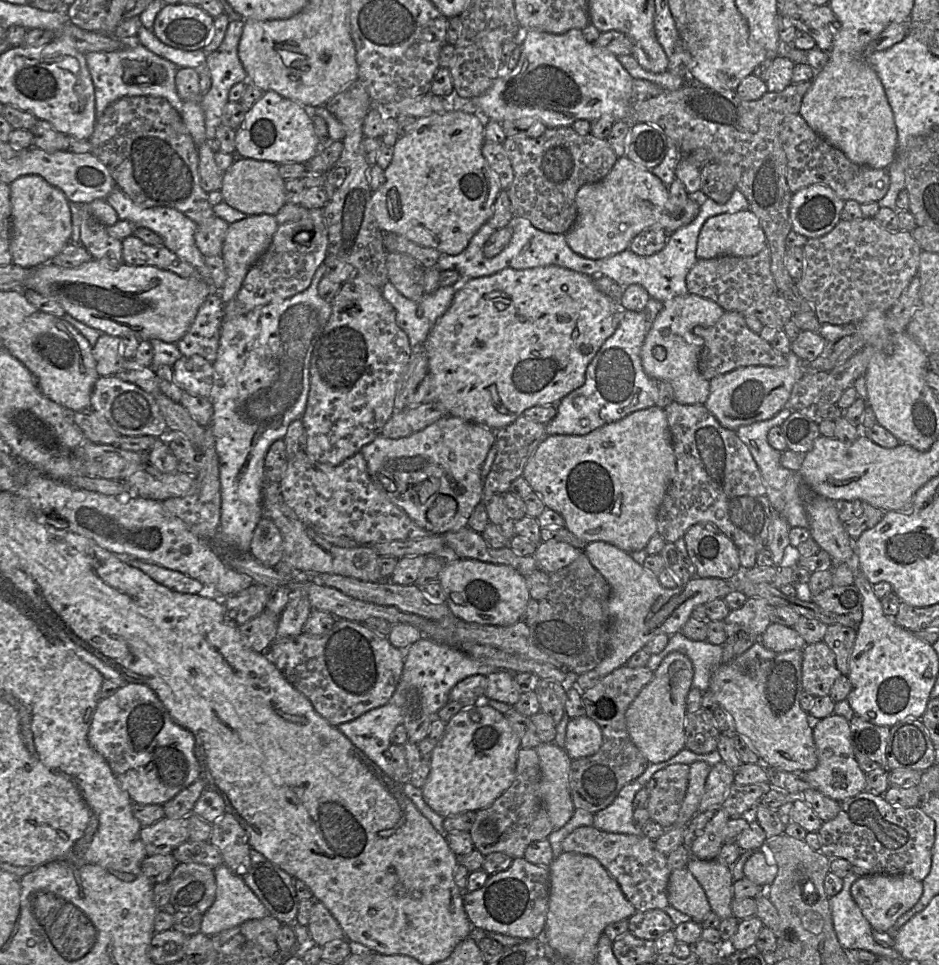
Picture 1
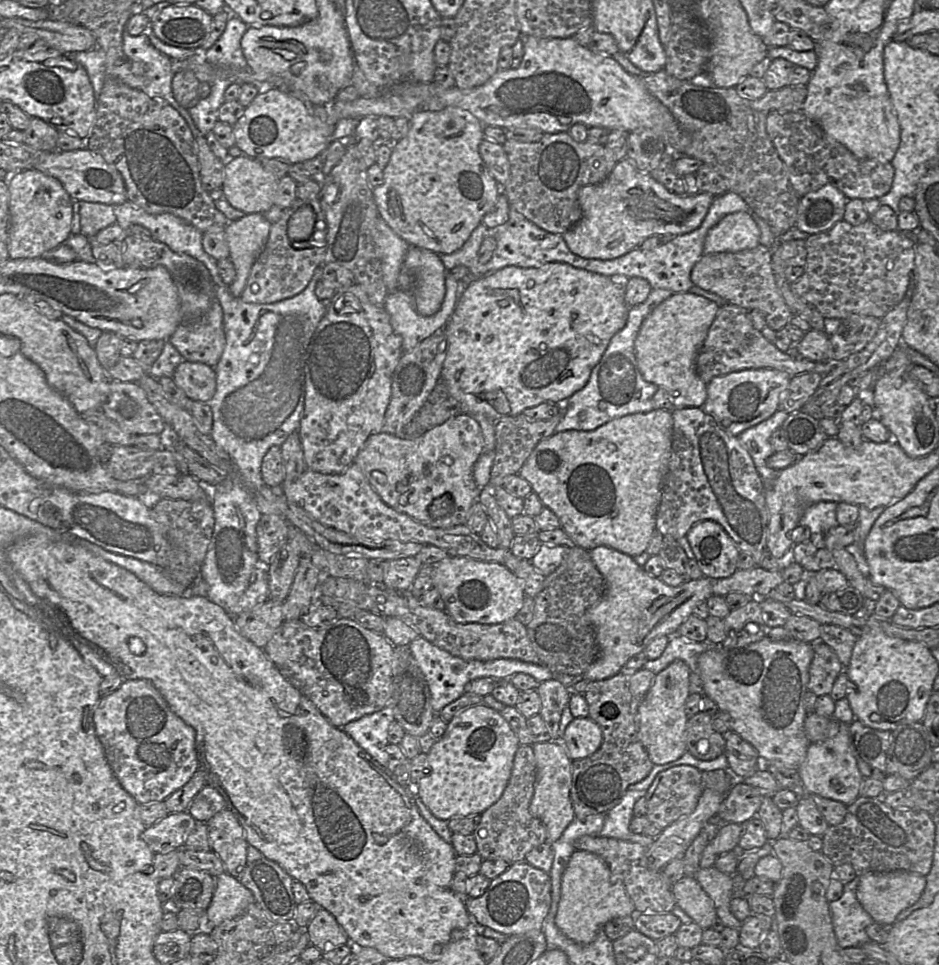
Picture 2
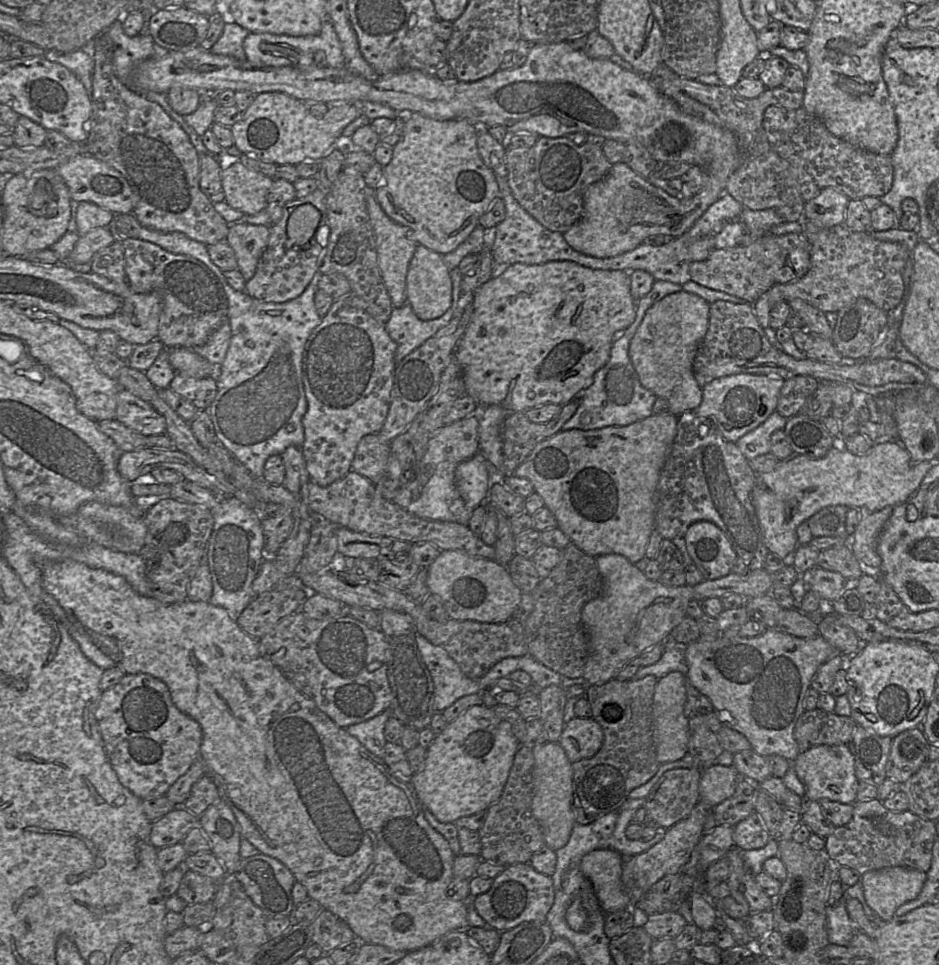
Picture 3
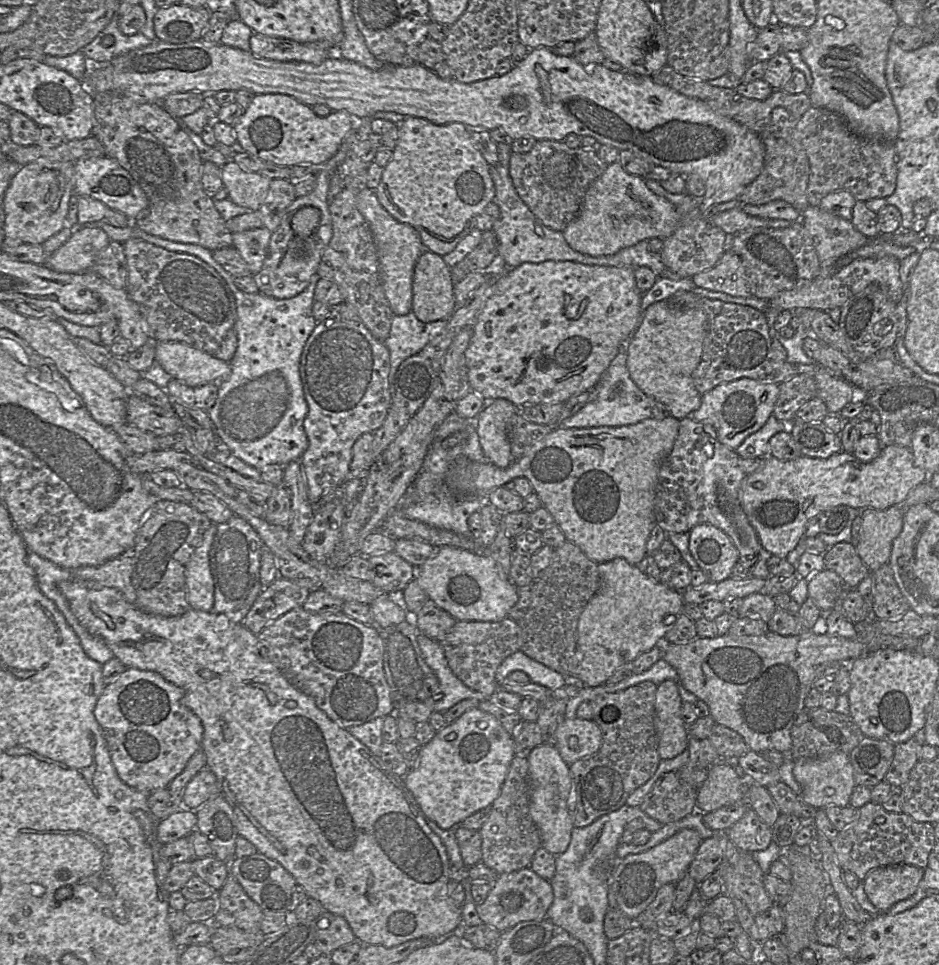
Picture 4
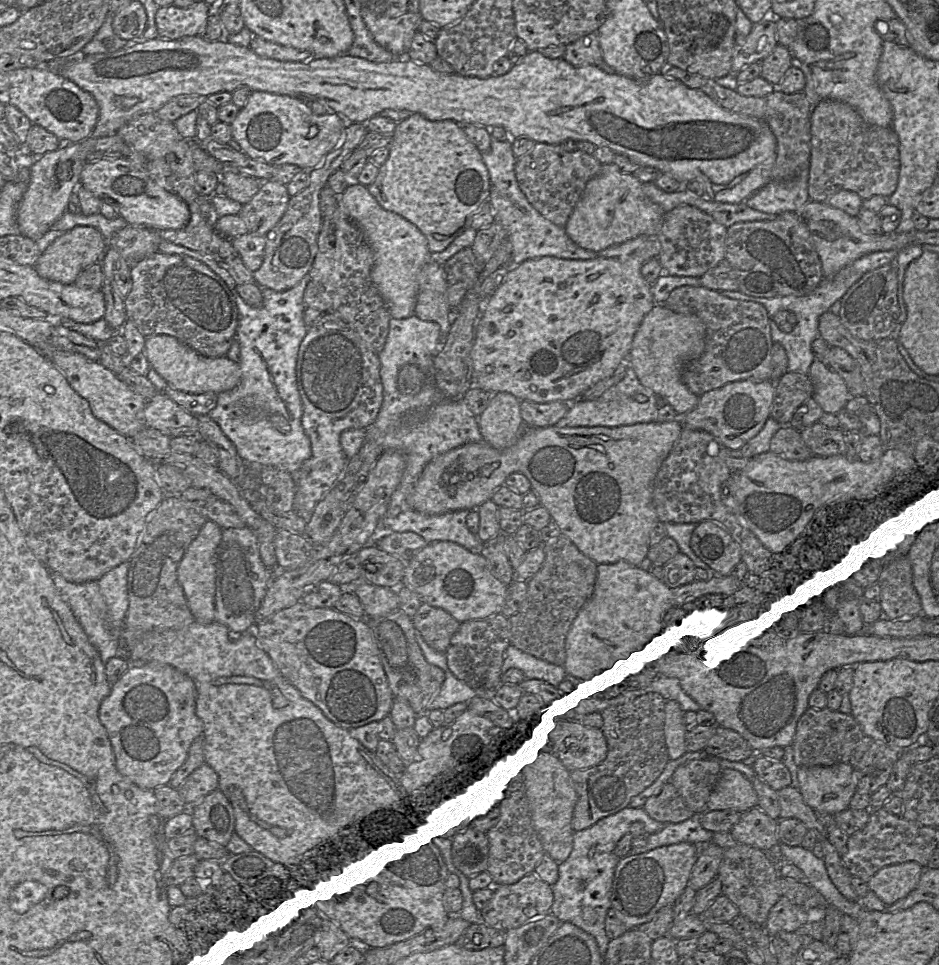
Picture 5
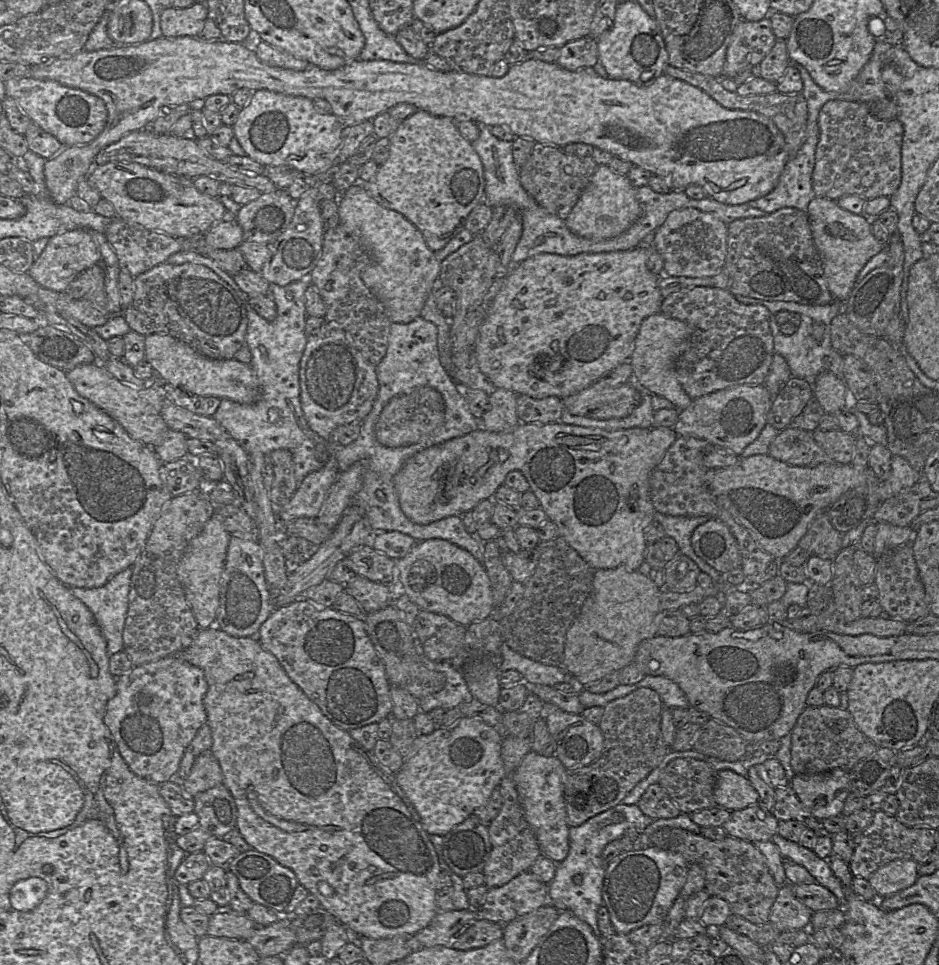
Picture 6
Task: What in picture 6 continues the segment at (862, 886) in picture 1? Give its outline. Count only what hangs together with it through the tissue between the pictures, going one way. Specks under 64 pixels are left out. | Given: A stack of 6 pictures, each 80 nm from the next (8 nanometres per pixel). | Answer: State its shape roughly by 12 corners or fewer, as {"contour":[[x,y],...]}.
{"contour":[[897,859],[868,879],[883,897],[911,887],[918,863]]}

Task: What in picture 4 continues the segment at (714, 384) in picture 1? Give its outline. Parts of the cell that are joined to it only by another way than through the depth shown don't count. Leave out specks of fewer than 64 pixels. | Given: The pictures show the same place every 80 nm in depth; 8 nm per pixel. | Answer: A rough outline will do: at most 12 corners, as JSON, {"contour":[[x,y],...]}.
{"contour":[[747,377],[689,416],[736,450],[773,414],[778,383]]}

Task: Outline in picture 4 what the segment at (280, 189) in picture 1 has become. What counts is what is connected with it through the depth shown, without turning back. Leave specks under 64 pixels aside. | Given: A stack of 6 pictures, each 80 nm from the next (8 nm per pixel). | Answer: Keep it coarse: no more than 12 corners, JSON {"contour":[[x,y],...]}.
{"contour":[[233,161],[221,168],[227,198],[259,209],[272,180]]}

